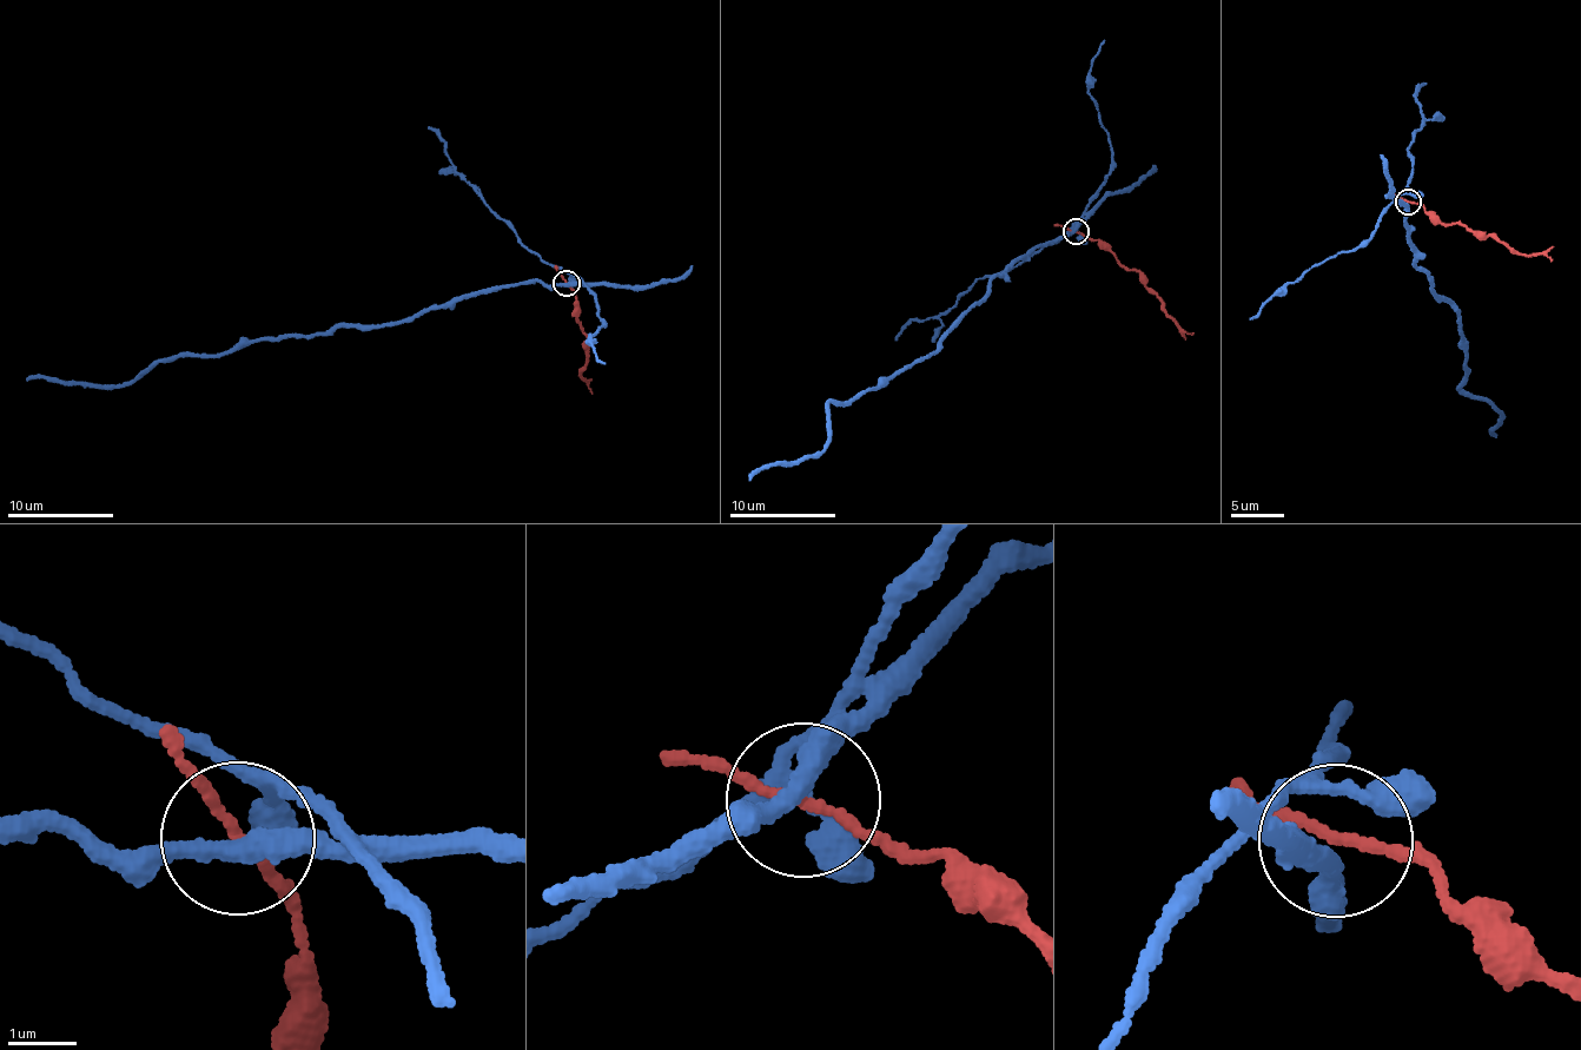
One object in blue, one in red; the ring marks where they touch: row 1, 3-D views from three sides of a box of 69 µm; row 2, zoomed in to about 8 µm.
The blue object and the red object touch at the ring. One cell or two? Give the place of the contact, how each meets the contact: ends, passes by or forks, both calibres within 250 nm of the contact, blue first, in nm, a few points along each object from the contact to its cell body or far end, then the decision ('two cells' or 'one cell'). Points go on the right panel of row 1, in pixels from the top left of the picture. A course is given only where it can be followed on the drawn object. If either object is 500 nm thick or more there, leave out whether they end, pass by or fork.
(1408, 202) | blue passes by | red passes by | 300/140 nm | blue via (1407, 204), (1414, 259), (1457, 311), (1461, 393), (1499, 409), (1489, 433), (1497, 434) | red via (1409, 202), (1443, 223), (1456, 223), (1519, 250), (1541, 253), (1550, 262) | two cells

